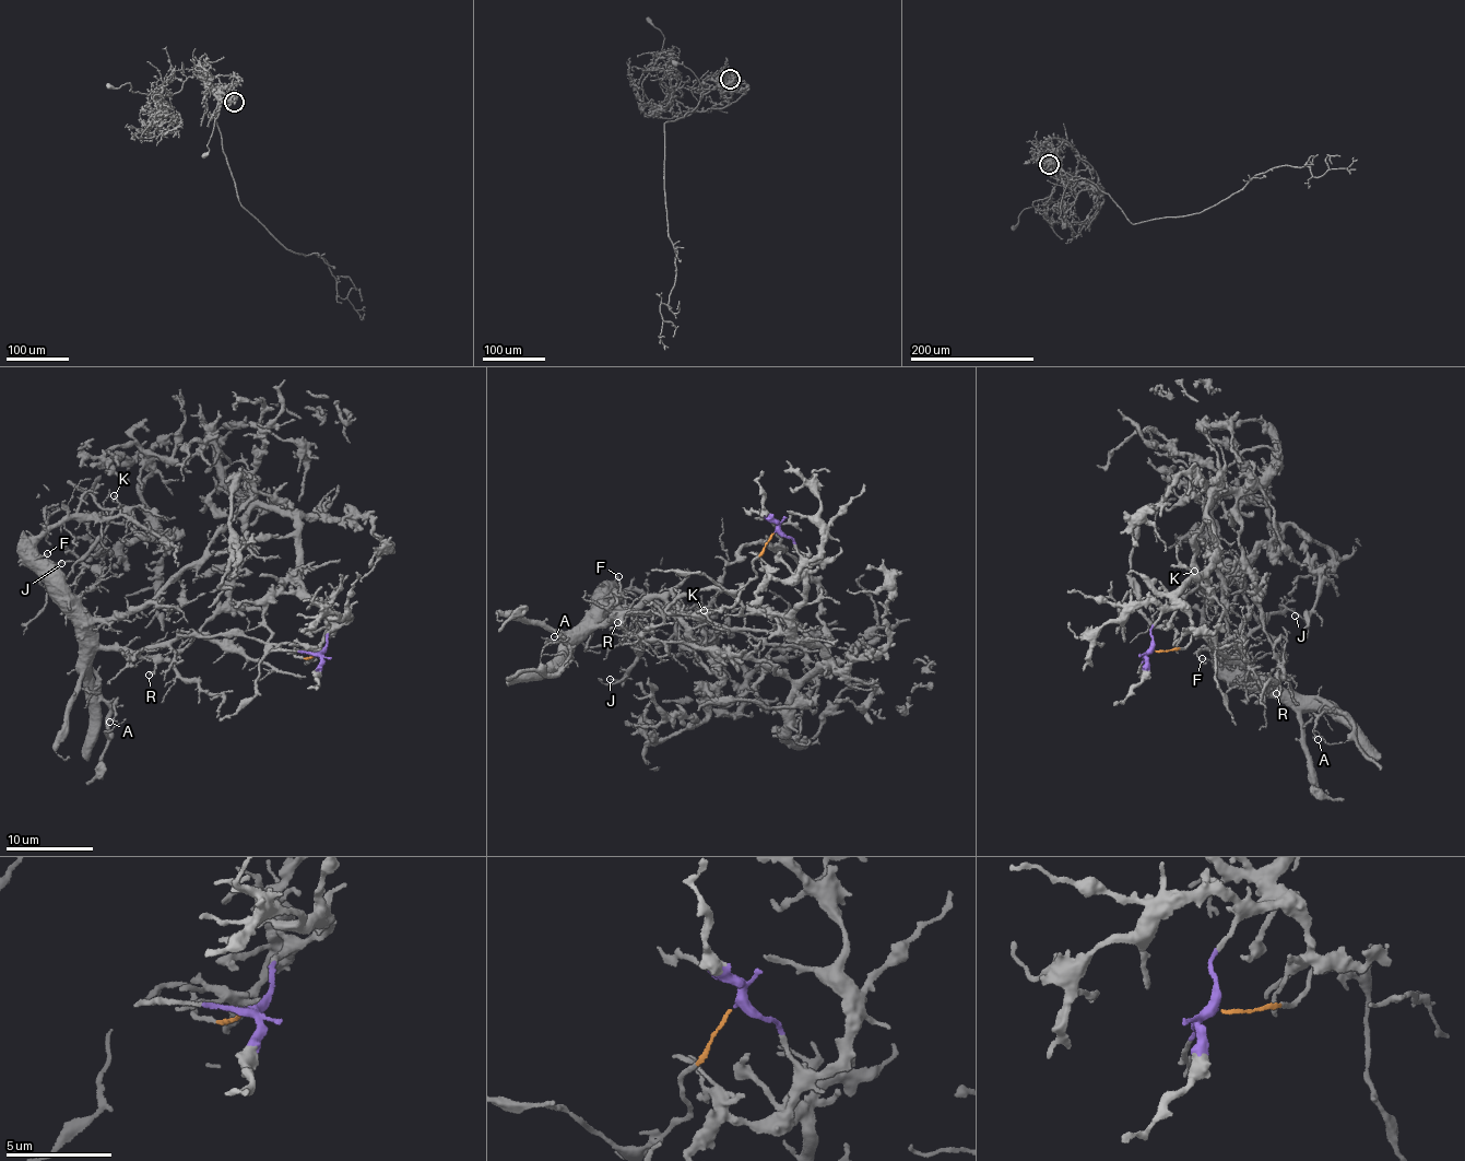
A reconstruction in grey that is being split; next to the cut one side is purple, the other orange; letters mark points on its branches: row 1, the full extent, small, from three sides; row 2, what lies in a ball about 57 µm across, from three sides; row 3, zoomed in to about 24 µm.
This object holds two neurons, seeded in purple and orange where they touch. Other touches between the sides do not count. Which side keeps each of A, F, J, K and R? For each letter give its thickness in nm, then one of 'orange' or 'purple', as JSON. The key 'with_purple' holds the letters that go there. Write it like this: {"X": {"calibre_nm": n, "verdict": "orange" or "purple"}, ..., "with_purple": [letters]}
{"A": {"calibre_nm": 110, "verdict": "orange"}, "F": {"calibre_nm": 150, "verdict": "orange"}, "J": {"calibre_nm": 140, "verdict": "orange"}, "K": {"calibre_nm": 150, "verdict": "orange"}, "R": {"calibre_nm": 170, "verdict": "orange"}, "with_purple": []}

